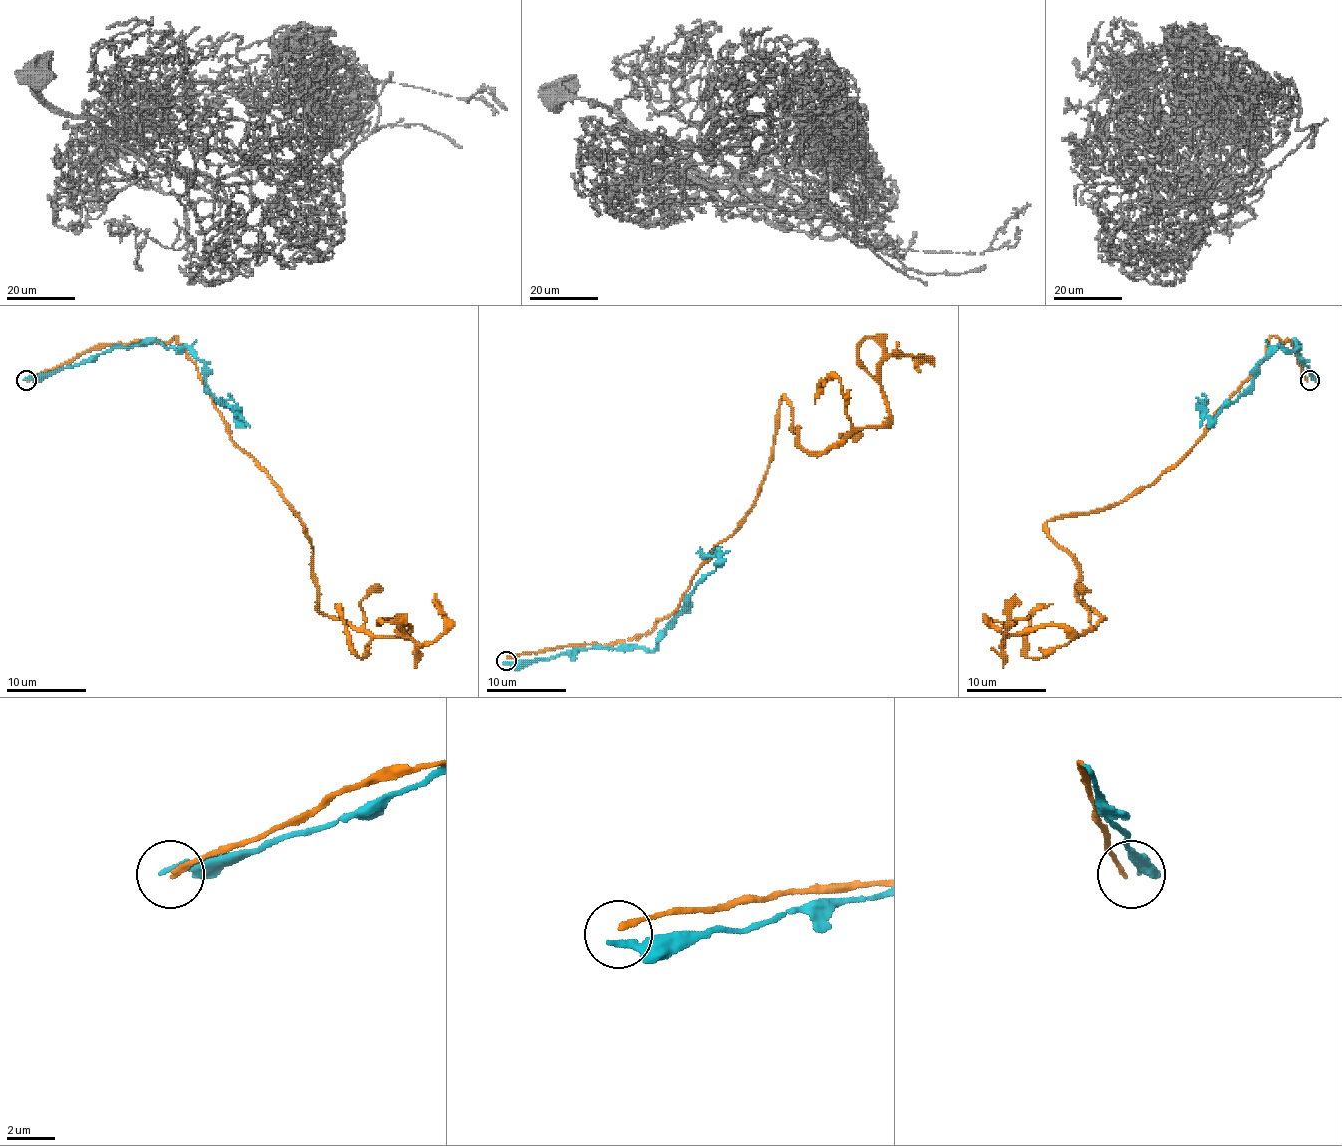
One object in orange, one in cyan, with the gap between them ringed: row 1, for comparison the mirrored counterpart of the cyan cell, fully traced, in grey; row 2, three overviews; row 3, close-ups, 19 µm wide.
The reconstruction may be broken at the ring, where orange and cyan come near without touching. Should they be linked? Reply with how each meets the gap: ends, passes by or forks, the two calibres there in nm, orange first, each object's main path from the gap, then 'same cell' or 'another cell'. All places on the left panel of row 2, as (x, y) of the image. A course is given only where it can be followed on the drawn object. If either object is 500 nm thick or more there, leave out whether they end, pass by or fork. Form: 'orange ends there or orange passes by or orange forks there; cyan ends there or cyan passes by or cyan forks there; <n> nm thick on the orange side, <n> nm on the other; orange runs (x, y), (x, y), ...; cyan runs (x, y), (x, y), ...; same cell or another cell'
orange ends there; cyan ends there; 200 nm thick on the orange side, 280 nm on the other; orange runs (27, 379), (174, 336), (303, 522), (317, 608), (432, 644), (434, 594); cyan runs (27, 379), (114, 348), (160, 342), (186, 346), (204, 363), (206, 389), (238, 417), (226, 401), (230, 393); another cell

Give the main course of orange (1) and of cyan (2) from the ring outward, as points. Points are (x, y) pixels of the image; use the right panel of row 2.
1: (1307, 379), (1275, 336), (1150, 485), (1047, 522), (1092, 628), (1003, 644), (1015, 594)
2: (1311, 379), (1297, 342), (1299, 348), (1277, 346), (1253, 381), (1214, 417), (1206, 415), (1202, 393)

